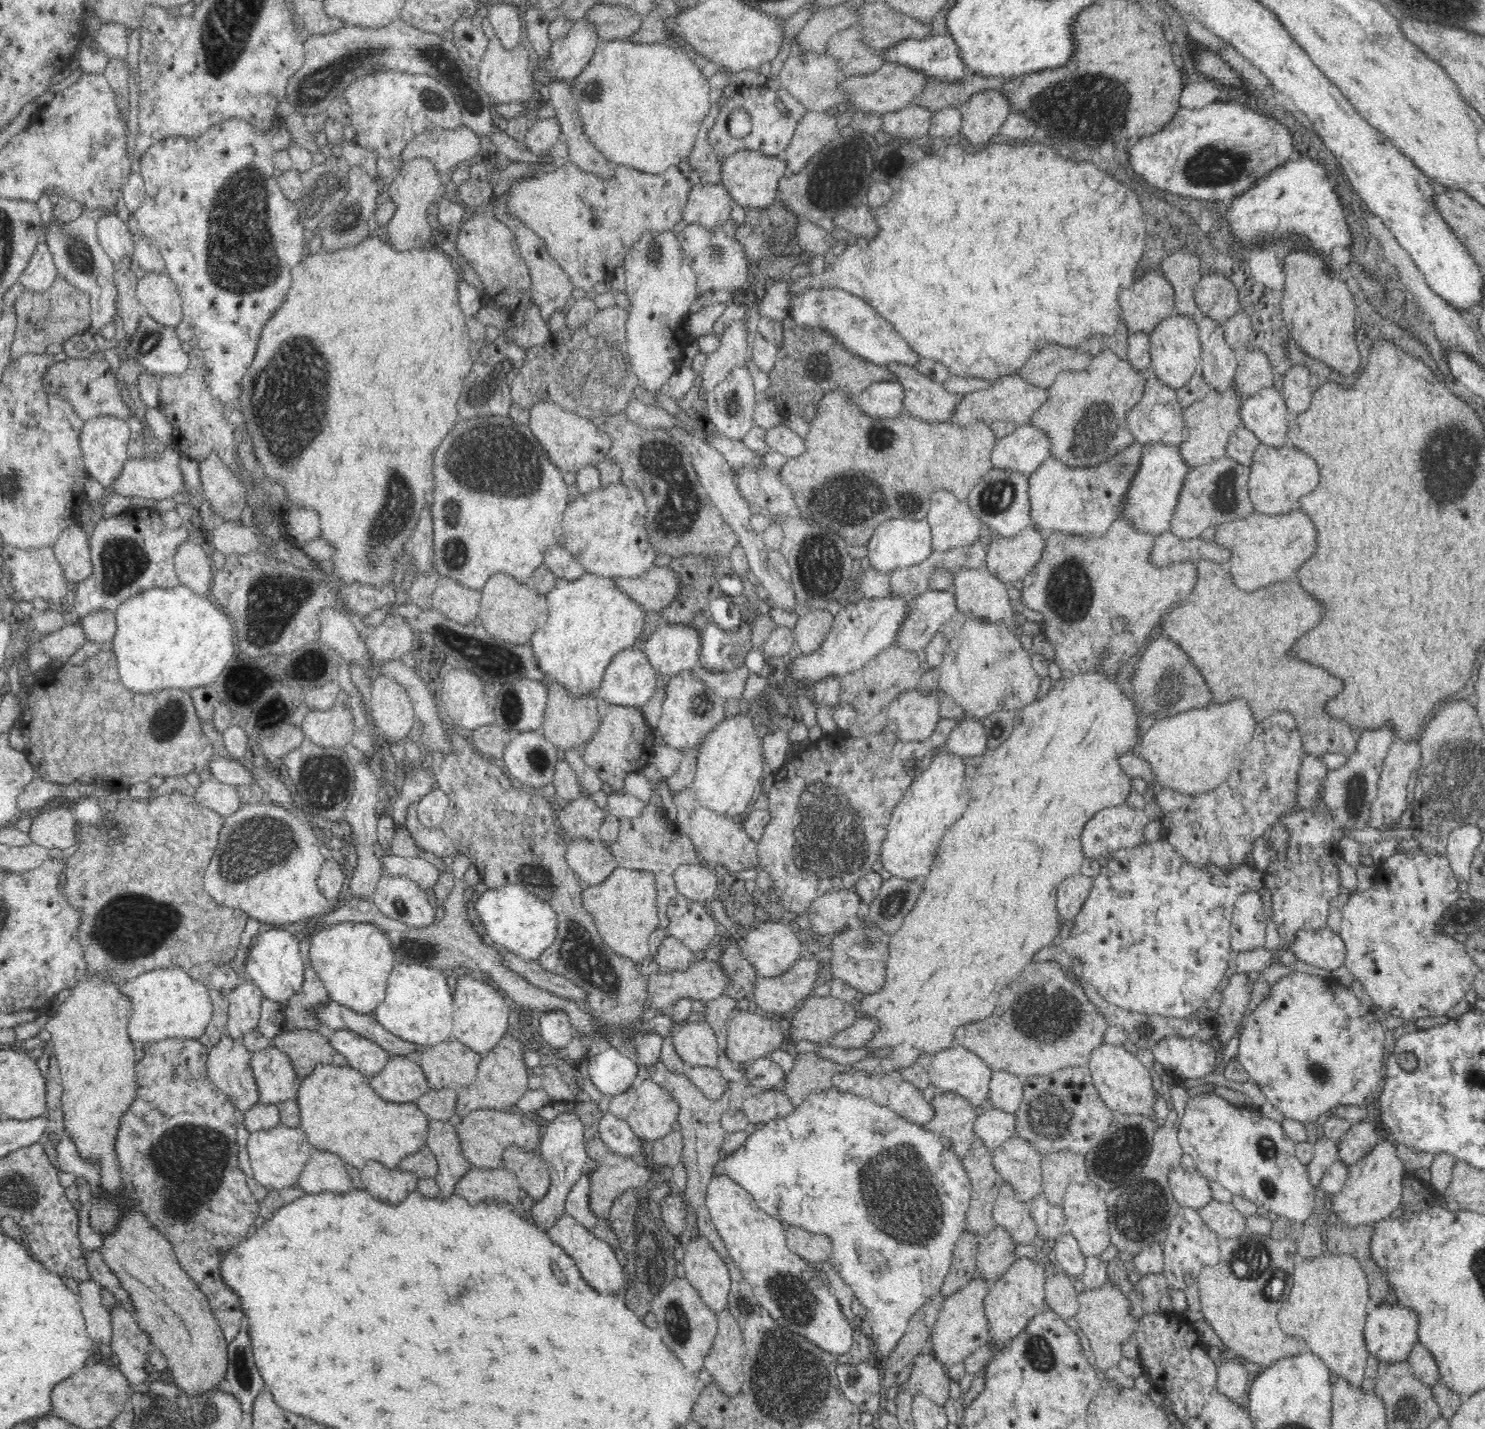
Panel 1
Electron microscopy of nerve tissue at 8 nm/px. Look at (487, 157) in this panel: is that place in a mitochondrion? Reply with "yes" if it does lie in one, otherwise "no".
no

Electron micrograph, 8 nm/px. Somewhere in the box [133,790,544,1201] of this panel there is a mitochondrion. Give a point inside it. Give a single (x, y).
(251, 847)

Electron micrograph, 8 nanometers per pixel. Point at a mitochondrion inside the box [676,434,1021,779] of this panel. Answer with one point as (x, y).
(829, 497)

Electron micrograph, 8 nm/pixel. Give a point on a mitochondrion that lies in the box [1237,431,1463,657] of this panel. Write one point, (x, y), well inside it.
(1436, 459)

